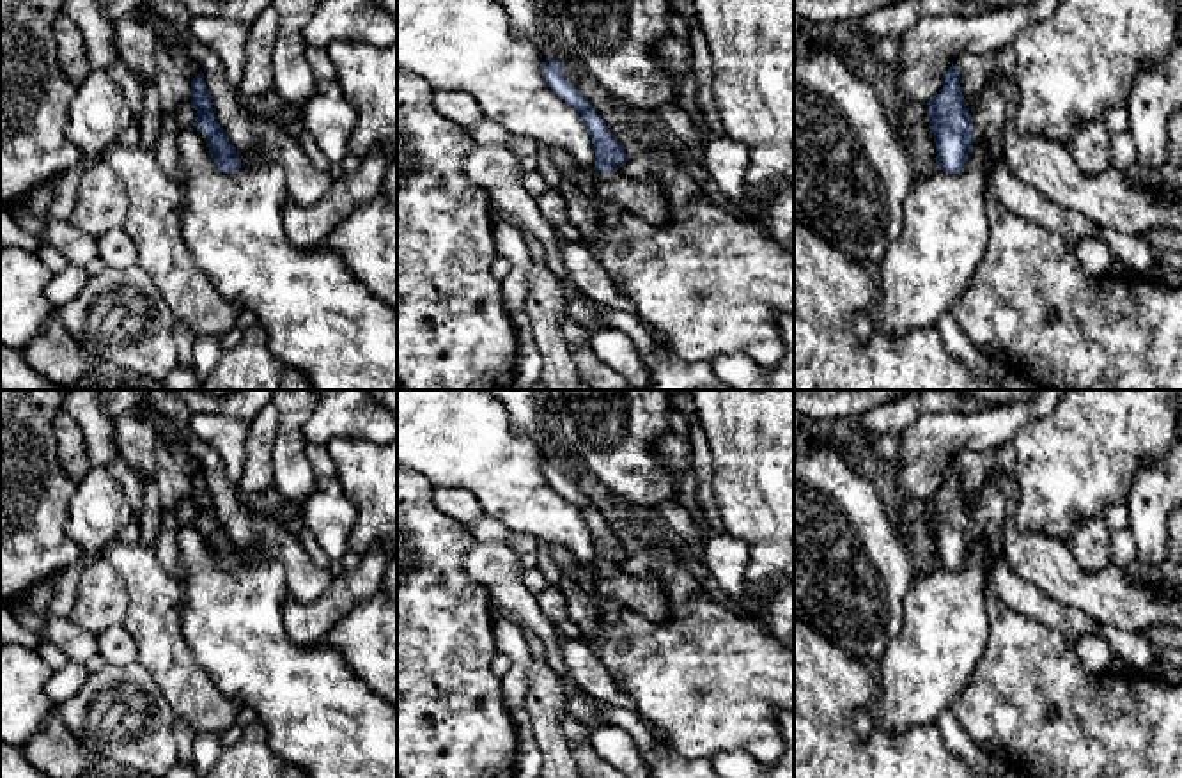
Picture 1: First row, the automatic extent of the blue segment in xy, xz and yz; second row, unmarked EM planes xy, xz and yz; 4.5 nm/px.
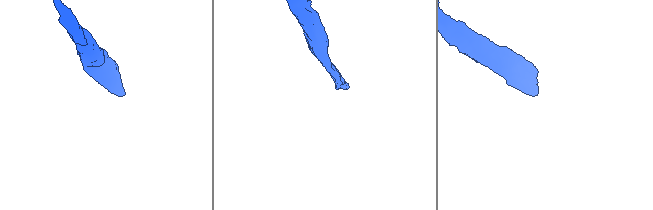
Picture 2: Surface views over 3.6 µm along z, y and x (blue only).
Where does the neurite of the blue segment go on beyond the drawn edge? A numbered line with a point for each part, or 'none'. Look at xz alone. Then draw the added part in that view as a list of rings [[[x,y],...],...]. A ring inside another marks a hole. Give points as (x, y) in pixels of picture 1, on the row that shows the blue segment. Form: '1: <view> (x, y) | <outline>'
1: xz (638, 195) | [[[608,172],[594,181],[592,197],[604,204],[617,204],[652,225],[666,225],[670,222],[668,191],[659,191],[647,179],[631,179]]]

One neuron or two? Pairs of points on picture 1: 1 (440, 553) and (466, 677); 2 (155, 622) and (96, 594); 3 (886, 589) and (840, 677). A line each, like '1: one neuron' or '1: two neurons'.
1: one neuron
2: two neurons
3: two neurons

